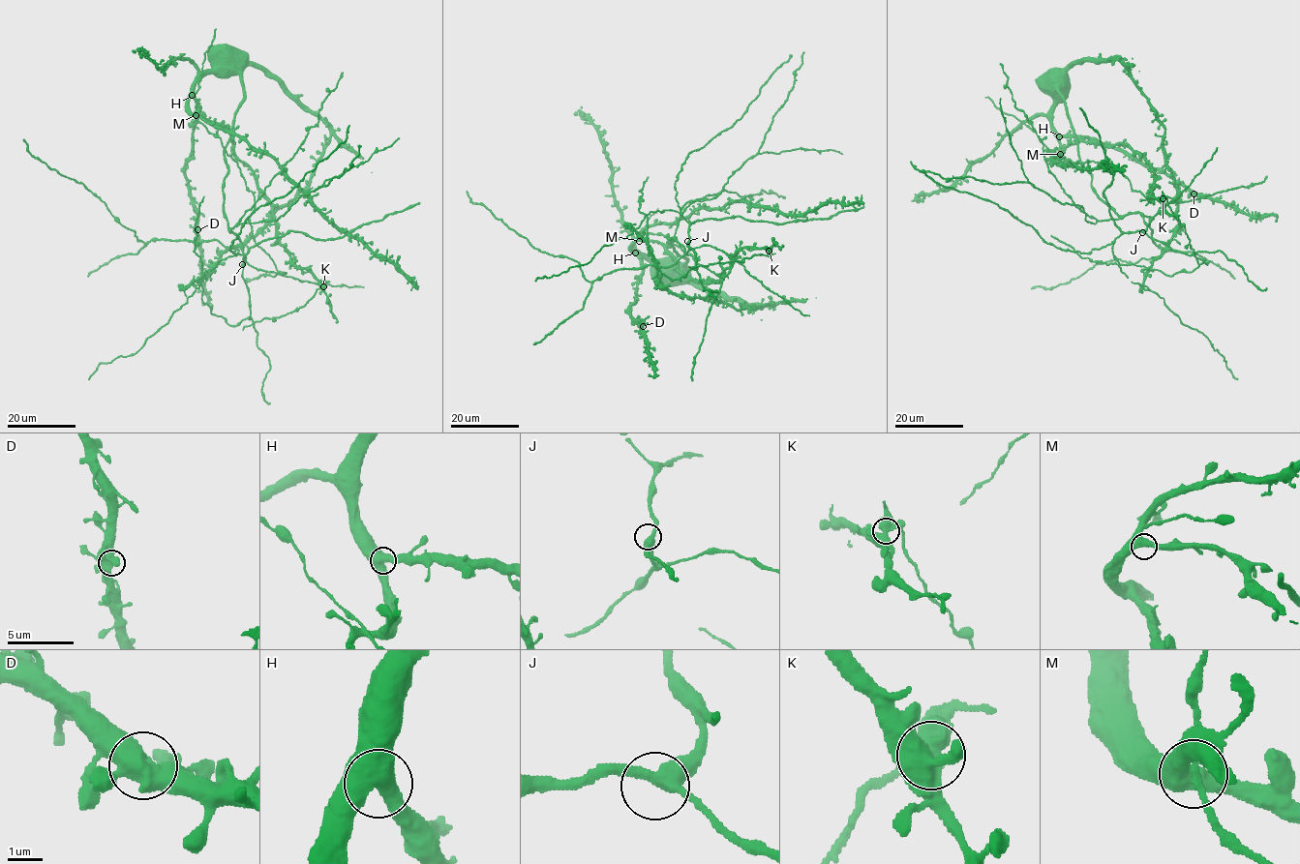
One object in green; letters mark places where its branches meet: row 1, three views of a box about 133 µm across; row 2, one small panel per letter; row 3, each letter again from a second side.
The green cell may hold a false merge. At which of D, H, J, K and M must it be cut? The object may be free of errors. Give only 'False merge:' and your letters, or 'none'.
False merge: K

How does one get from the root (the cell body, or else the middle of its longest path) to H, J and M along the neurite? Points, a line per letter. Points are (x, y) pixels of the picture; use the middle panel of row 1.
H: (668, 235), (672, 243), (662, 235), (649, 233), (639, 236), (631, 248), (635, 253)
J: (668, 235), (668, 238), (677, 239), (684, 253), (689, 250), (687, 241)
M: (668, 235), (672, 243), (667, 237), (649, 233), (639, 236), (639, 241)

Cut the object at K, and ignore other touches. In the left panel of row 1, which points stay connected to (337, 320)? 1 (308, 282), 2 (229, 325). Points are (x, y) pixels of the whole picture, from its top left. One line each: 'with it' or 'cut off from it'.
1: with it
2: with it

